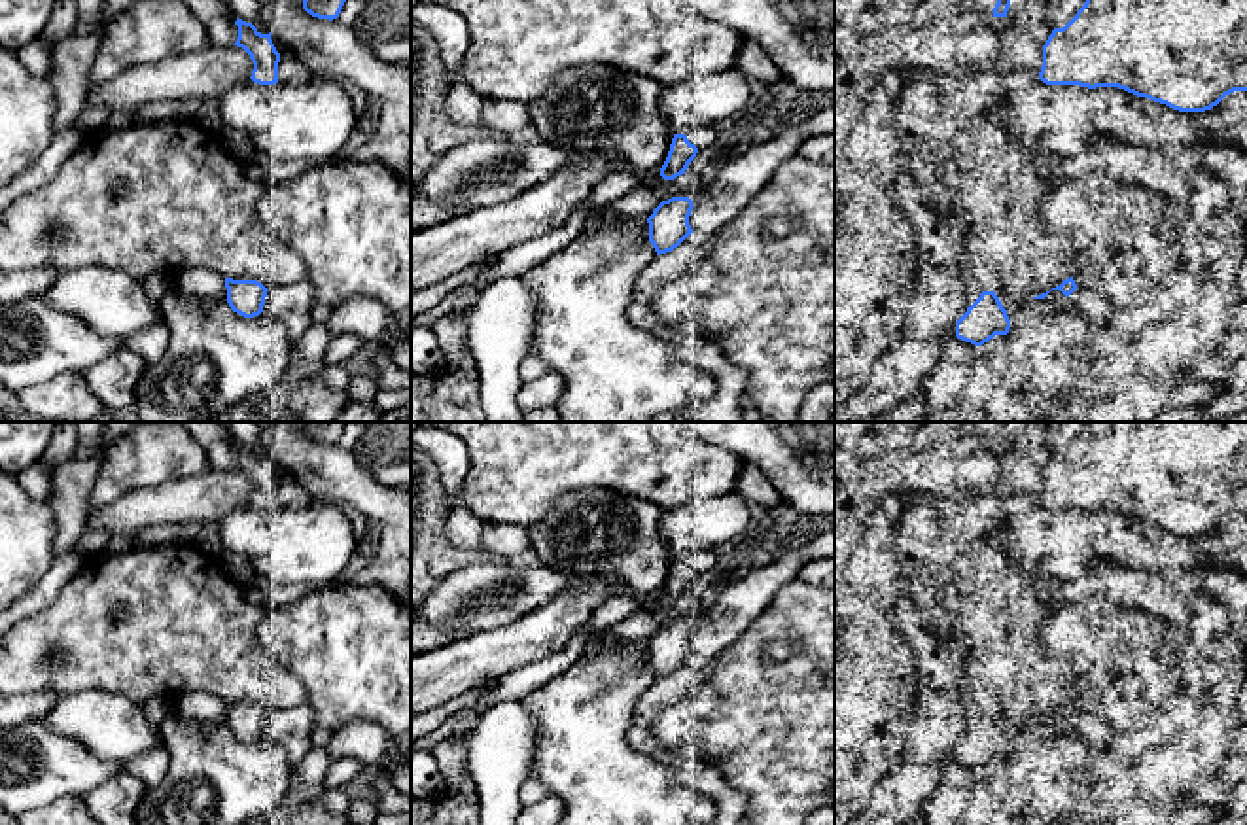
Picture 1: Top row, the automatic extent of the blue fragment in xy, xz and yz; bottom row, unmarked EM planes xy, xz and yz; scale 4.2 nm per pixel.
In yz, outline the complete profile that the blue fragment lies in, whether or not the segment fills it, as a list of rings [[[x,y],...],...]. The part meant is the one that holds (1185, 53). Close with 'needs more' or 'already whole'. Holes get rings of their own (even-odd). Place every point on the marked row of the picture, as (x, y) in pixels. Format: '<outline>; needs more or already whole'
[[[1086,0],[1077,15],[1063,28],[1054,28],[1043,45],[1039,79],[1046,85],[1118,87],[1179,112],[1211,110],[1226,95],[1247,91],[1247,0]]]; already whole

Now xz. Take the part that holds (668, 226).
[[[672,197],[662,201],[647,218],[649,242],[657,255],[677,248],[691,233],[689,216],[693,201],[689,197]]]; already whole

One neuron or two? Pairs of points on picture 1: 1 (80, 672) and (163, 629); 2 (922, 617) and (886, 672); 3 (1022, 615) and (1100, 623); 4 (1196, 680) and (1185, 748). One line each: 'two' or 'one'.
1: one
2: two
3: two
4: two

